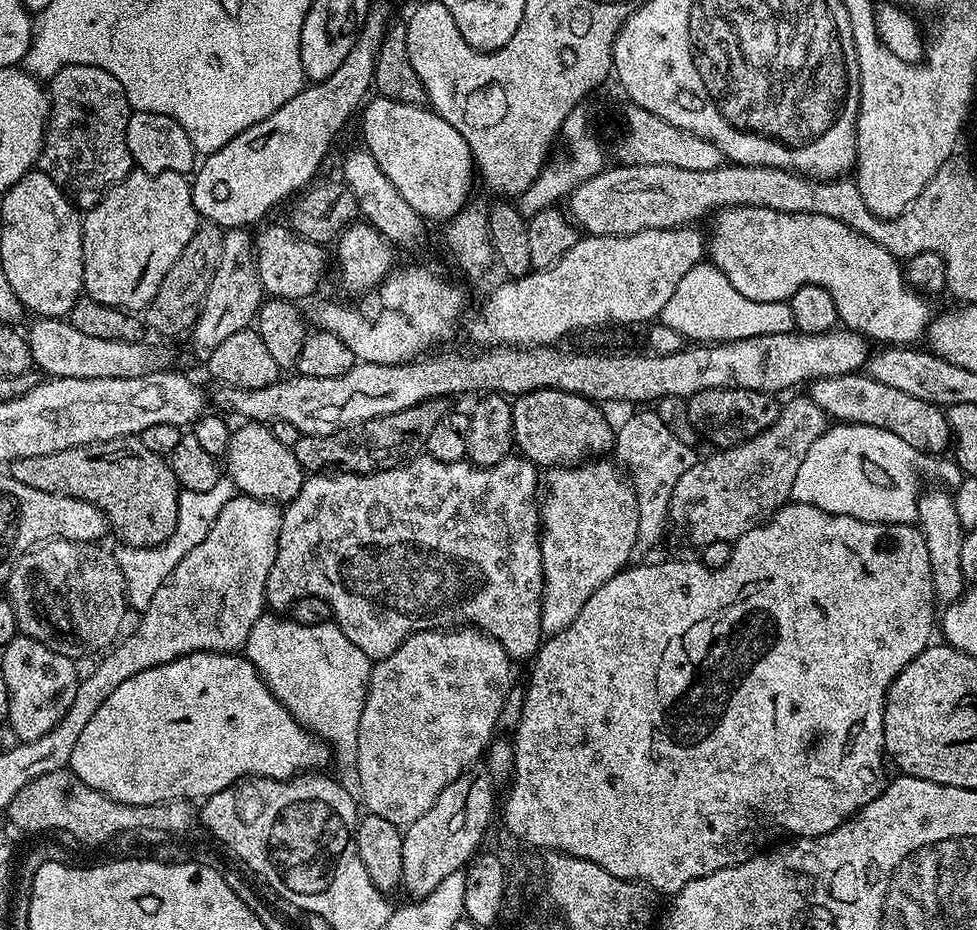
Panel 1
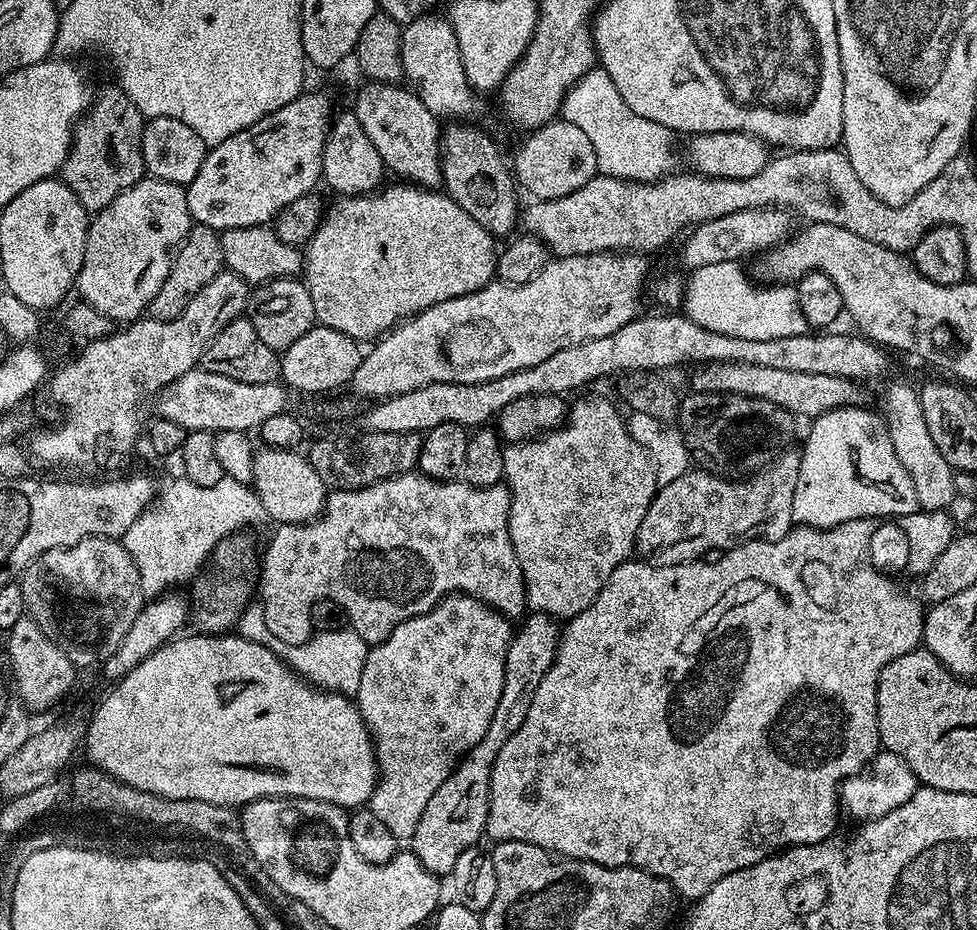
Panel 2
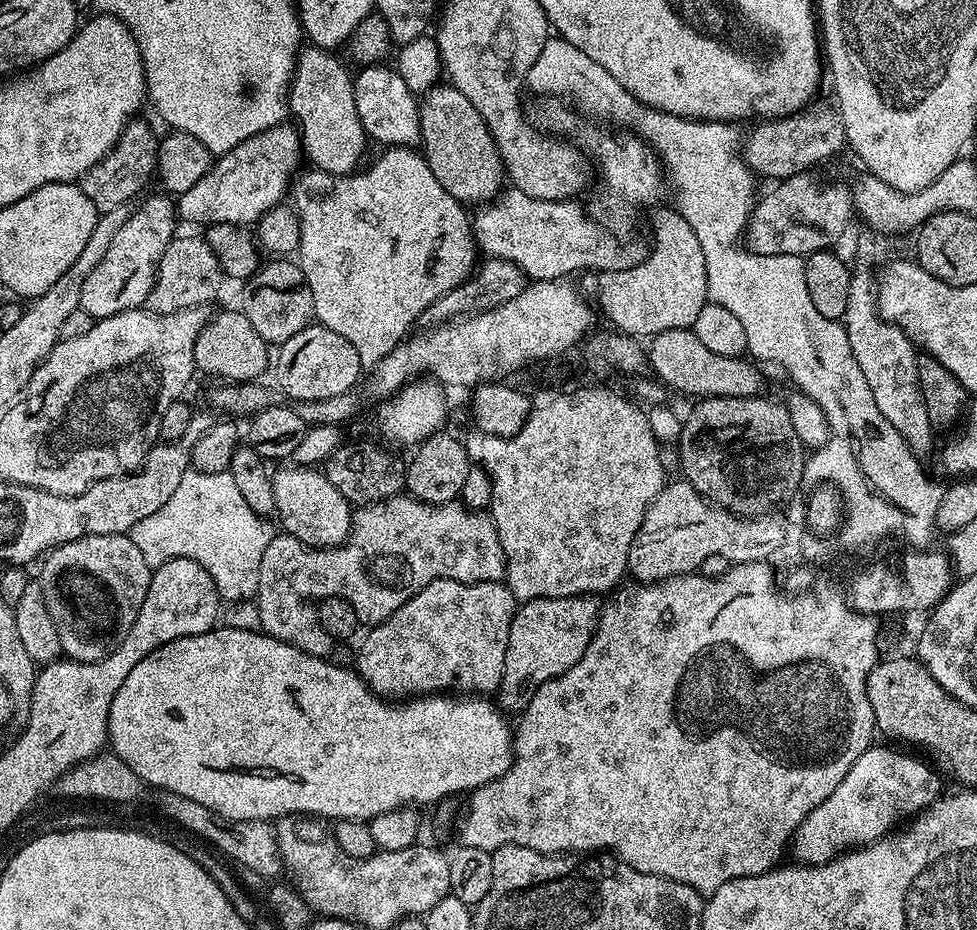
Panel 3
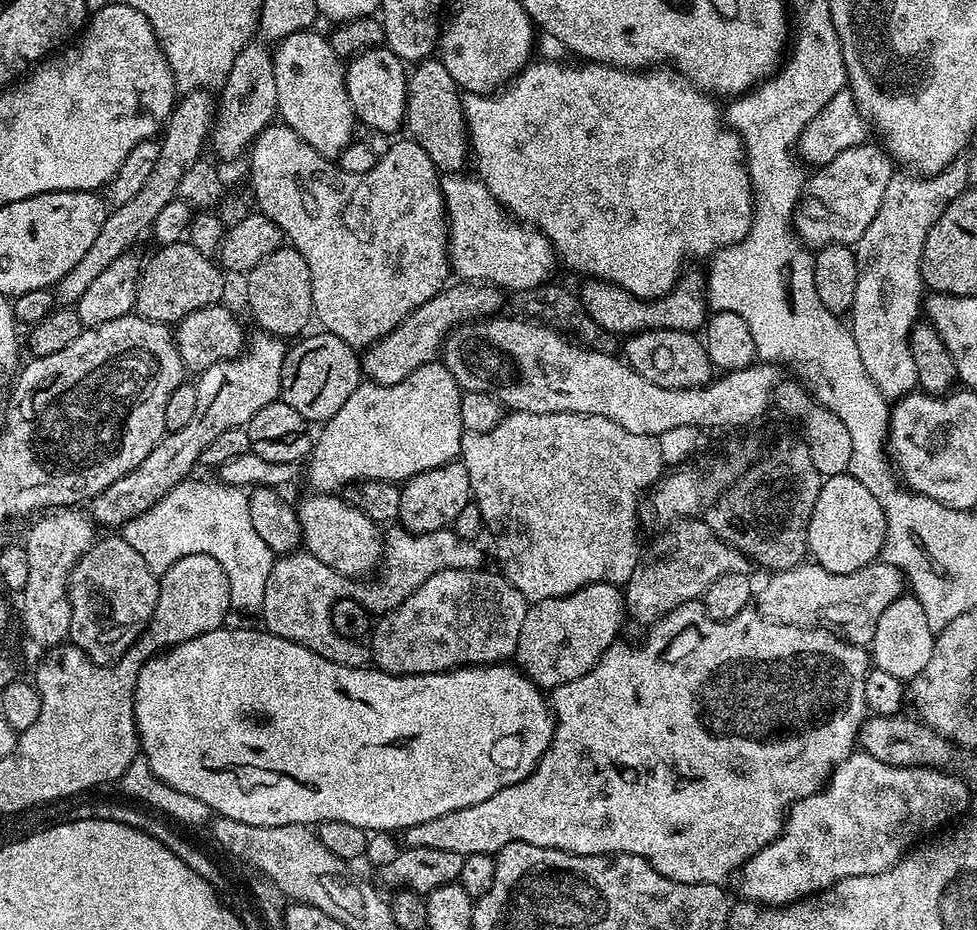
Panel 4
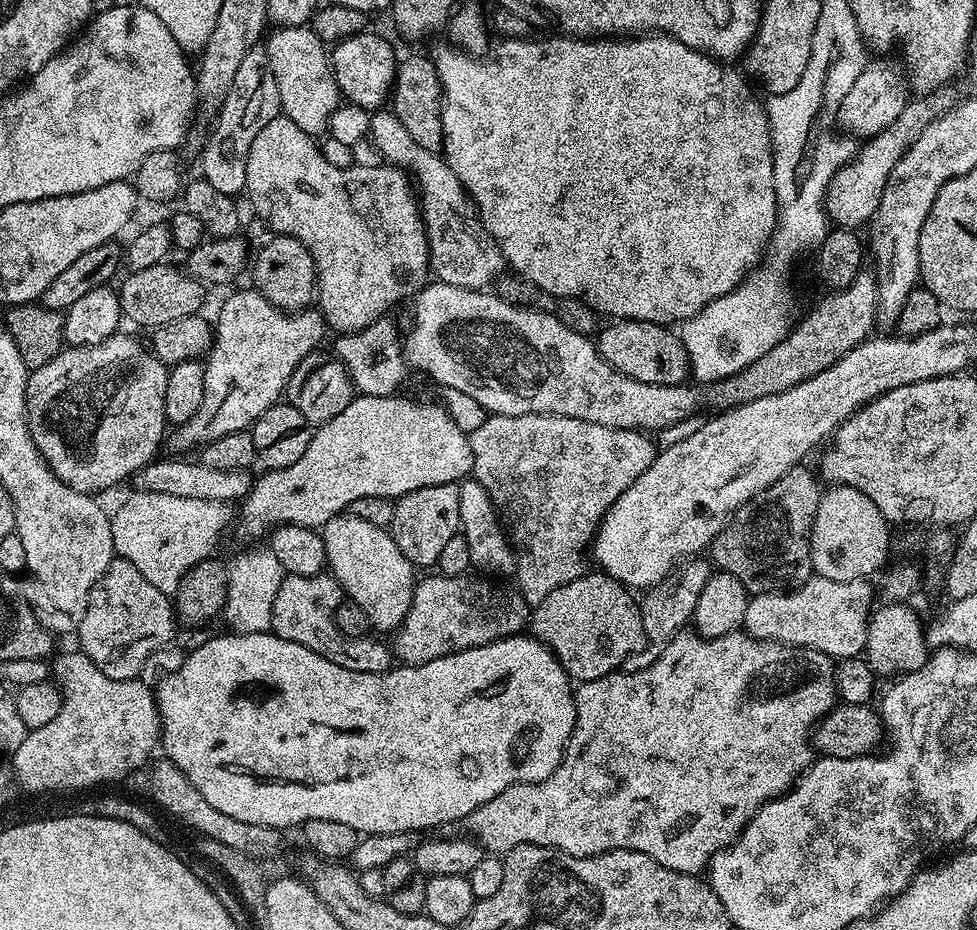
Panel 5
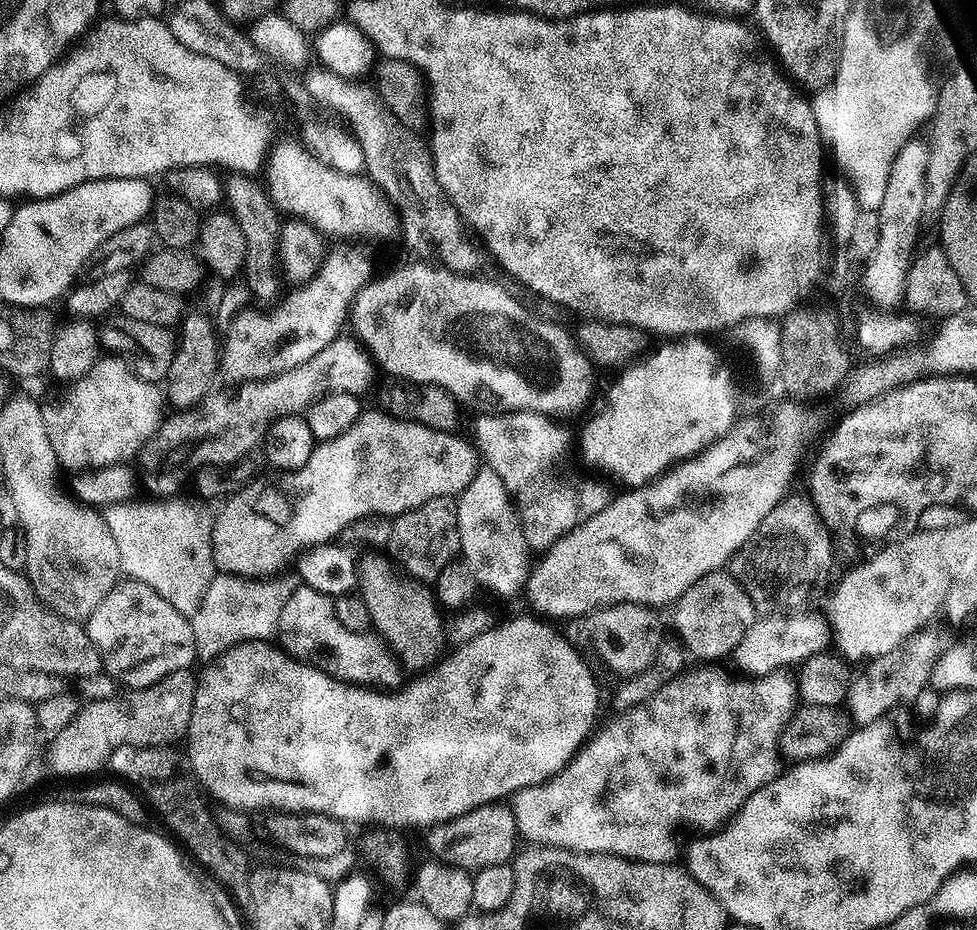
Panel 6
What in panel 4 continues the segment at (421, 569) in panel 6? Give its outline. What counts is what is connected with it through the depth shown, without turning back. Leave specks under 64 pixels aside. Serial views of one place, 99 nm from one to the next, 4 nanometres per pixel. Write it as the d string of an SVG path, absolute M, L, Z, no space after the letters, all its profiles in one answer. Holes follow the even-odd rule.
M459 459L451 460L448 464L440 464L437 468L427 468L403 481L400 488L401 508L399 523L408 531L416 534L427 532L443 532L466 510L472 500L470 474L466 474L466 466Z

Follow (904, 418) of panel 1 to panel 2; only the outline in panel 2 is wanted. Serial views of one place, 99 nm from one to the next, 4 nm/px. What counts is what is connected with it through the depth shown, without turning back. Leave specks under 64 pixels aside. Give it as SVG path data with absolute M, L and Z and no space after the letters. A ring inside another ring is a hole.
M706 364L695 369L692 392L728 392L732 396L750 396L774 402L792 413L793 417L815 418L835 408L847 408L861 403L861 385L834 374L802 374L802 370L774 370L774 366L753 364Z

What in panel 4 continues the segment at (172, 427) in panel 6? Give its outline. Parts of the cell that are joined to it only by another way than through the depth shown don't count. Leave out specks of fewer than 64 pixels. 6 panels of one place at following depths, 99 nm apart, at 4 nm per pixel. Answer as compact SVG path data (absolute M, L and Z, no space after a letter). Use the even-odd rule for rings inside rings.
M452 282L430 302L418 306L390 334L362 352L362 372L373 384L397 384L402 382L418 366L433 363L441 351L444 337L454 328L474 320L491 318L505 307L506 296L495 284L483 282Z

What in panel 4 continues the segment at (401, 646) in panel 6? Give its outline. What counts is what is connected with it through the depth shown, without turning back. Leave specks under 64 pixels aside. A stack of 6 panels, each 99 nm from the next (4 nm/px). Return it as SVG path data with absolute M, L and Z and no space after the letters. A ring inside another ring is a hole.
M308 494L298 504L296 516L304 535L302 544L309 556L318 558L318 562L343 576L368 578L377 571L382 560L381 529L362 510L349 504L343 495Z

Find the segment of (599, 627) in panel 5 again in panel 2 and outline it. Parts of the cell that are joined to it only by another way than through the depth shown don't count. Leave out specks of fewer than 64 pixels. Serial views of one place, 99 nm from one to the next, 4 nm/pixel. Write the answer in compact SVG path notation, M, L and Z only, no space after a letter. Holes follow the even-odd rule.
M532 612L523 617L522 623L521 628L513 631L512 641L506 650L506 678L502 682L502 695L498 698L498 706L494 710L494 718L490 718L486 734L482 734L482 742L464 753L446 782L434 790L434 798L426 802L426 810L422 810L422 818L418 818L418 826L411 838L410 851L437 878L444 877L454 867L462 850L470 850L481 843L480 835L485 835L488 826L490 778L494 762L502 746L506 746L511 736L518 734L518 726L526 722L530 702L534 702L534 690L538 690L538 682L546 678L546 670L550 670L556 660L561 633L557 621L541 612Z

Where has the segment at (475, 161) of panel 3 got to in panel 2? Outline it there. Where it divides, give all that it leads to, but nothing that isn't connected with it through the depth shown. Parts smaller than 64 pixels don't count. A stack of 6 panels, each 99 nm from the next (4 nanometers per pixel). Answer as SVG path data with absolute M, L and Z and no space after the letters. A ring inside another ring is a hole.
M452 122L440 133L440 179L443 191L451 200L458 202L462 210L468 214L479 225L482 225L494 238L508 235L520 220L522 204L516 201L516 190L518 184L513 177L513 169L509 161L504 161L500 148L480 128L475 128L472 122Z

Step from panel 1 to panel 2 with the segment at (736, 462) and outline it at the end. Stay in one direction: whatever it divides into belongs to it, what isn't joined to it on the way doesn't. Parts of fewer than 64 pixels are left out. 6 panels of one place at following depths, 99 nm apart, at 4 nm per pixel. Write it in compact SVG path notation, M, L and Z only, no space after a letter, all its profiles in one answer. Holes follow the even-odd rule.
M792 451L781 452L767 468L747 478L729 478L712 470L689 470L669 484L660 484L646 510L646 518L642 518L642 526L638 526L635 551L639 559L650 564L690 564L709 554L735 548L745 540L781 540L794 526L794 489L798 487L800 452Z

